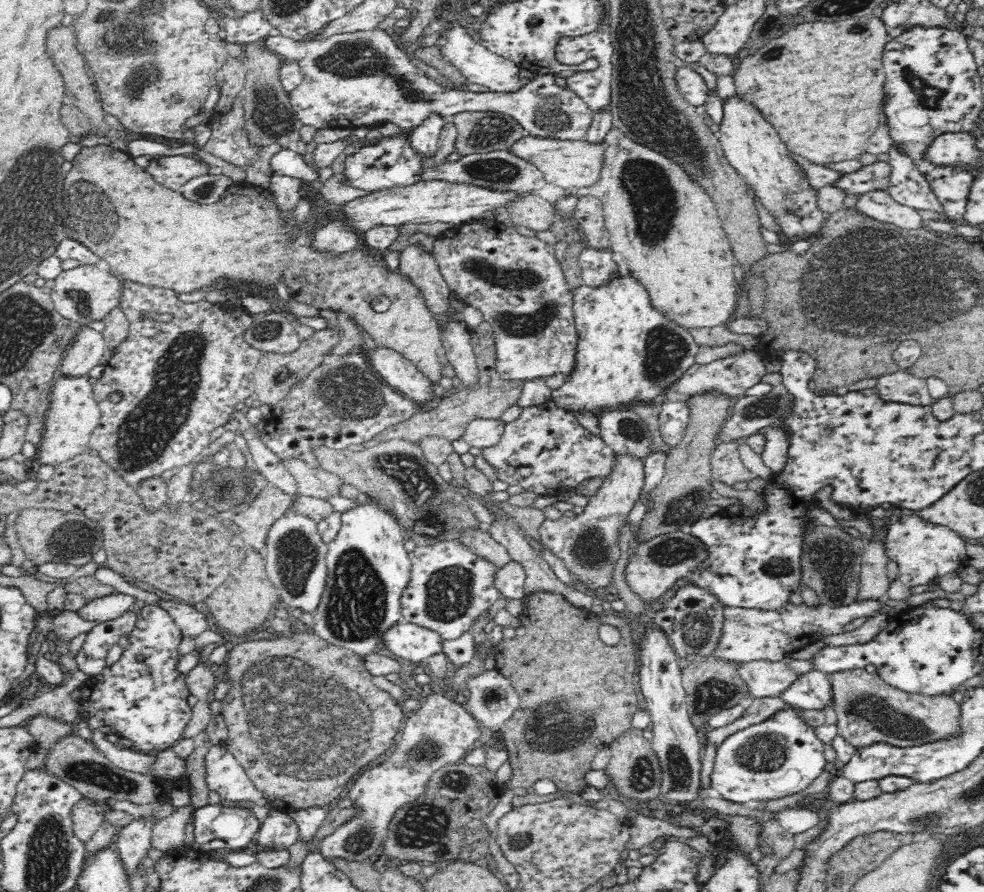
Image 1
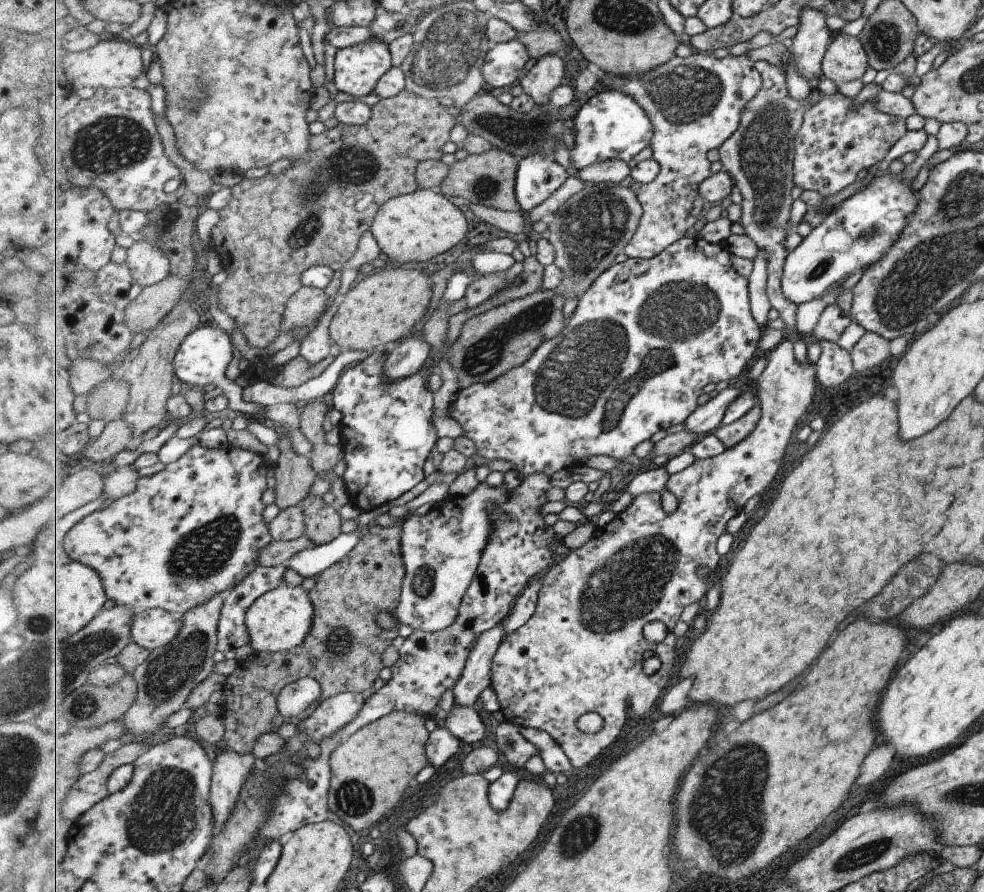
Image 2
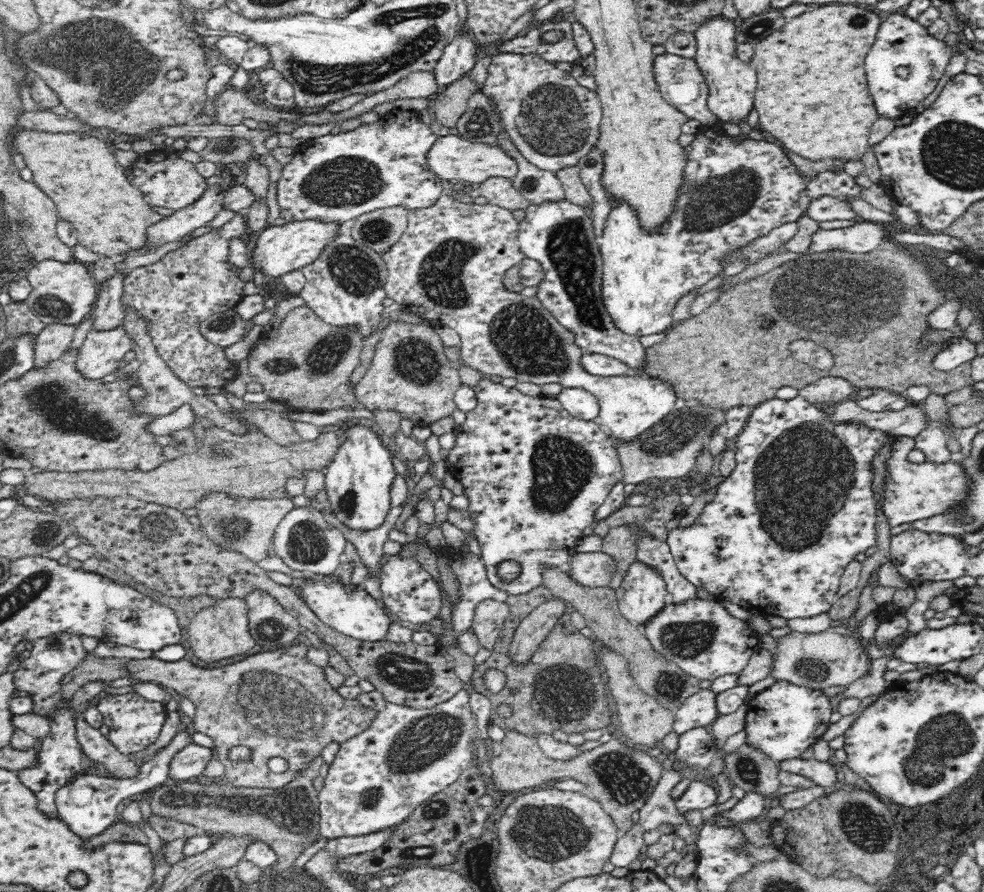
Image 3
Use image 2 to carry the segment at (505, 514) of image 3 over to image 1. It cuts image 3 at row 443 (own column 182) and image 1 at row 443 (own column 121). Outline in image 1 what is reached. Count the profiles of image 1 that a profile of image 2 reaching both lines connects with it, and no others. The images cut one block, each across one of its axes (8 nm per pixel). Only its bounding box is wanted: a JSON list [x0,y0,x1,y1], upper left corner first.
[481,400,617,495]

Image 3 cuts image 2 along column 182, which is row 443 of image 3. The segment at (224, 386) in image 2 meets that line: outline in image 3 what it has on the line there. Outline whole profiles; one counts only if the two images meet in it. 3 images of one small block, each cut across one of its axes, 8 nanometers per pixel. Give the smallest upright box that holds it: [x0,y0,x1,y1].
[324,424,398,532]

